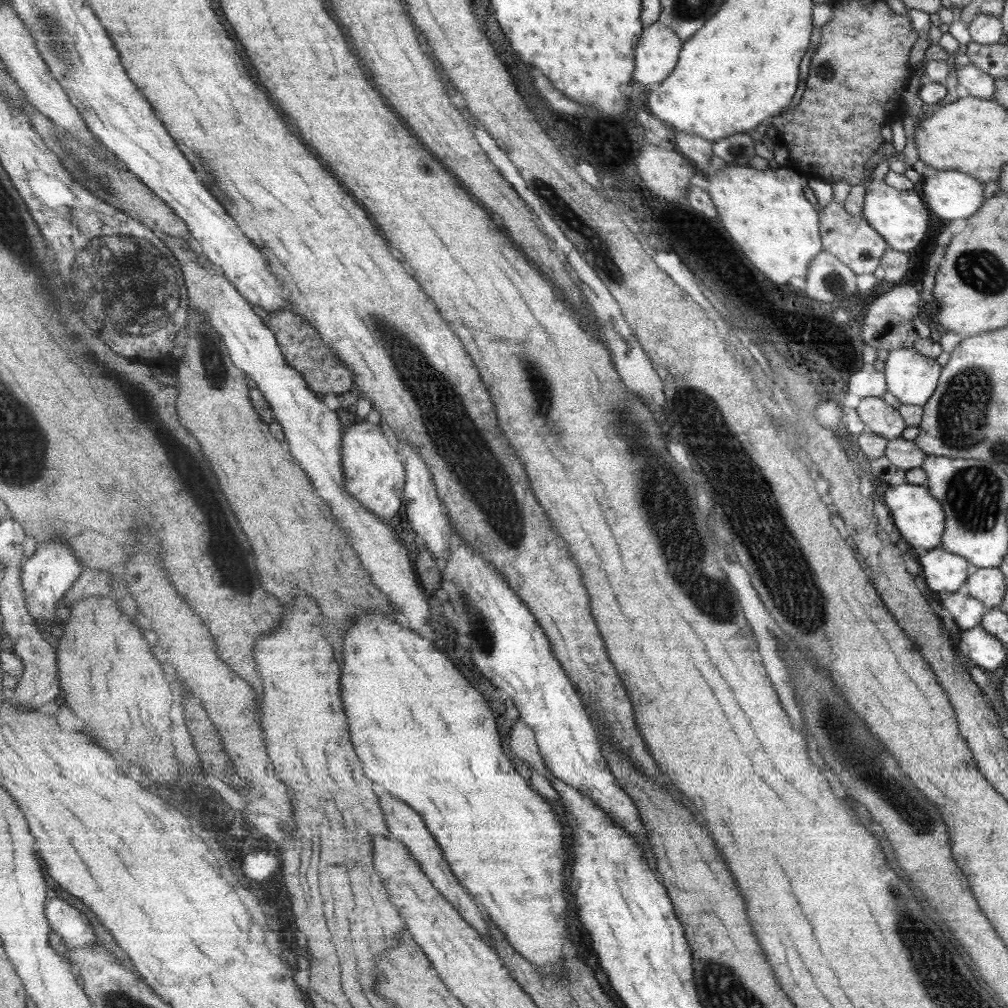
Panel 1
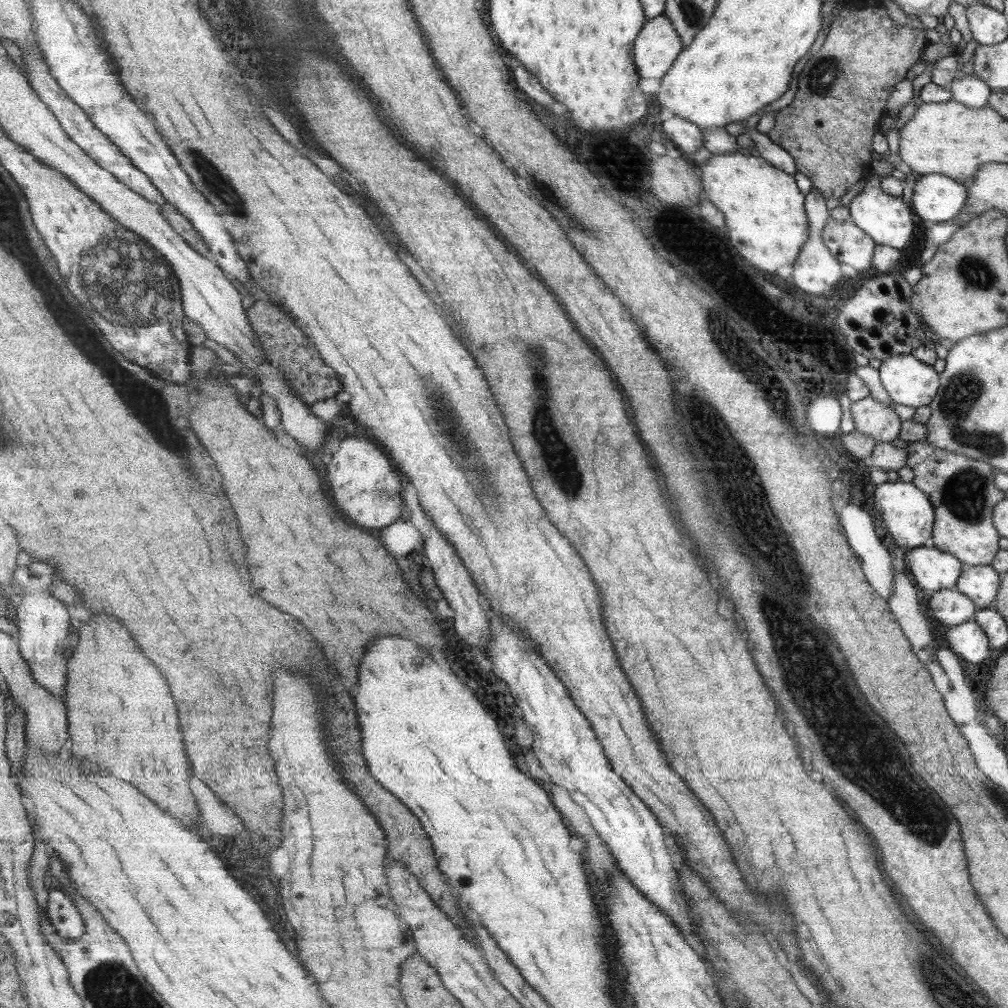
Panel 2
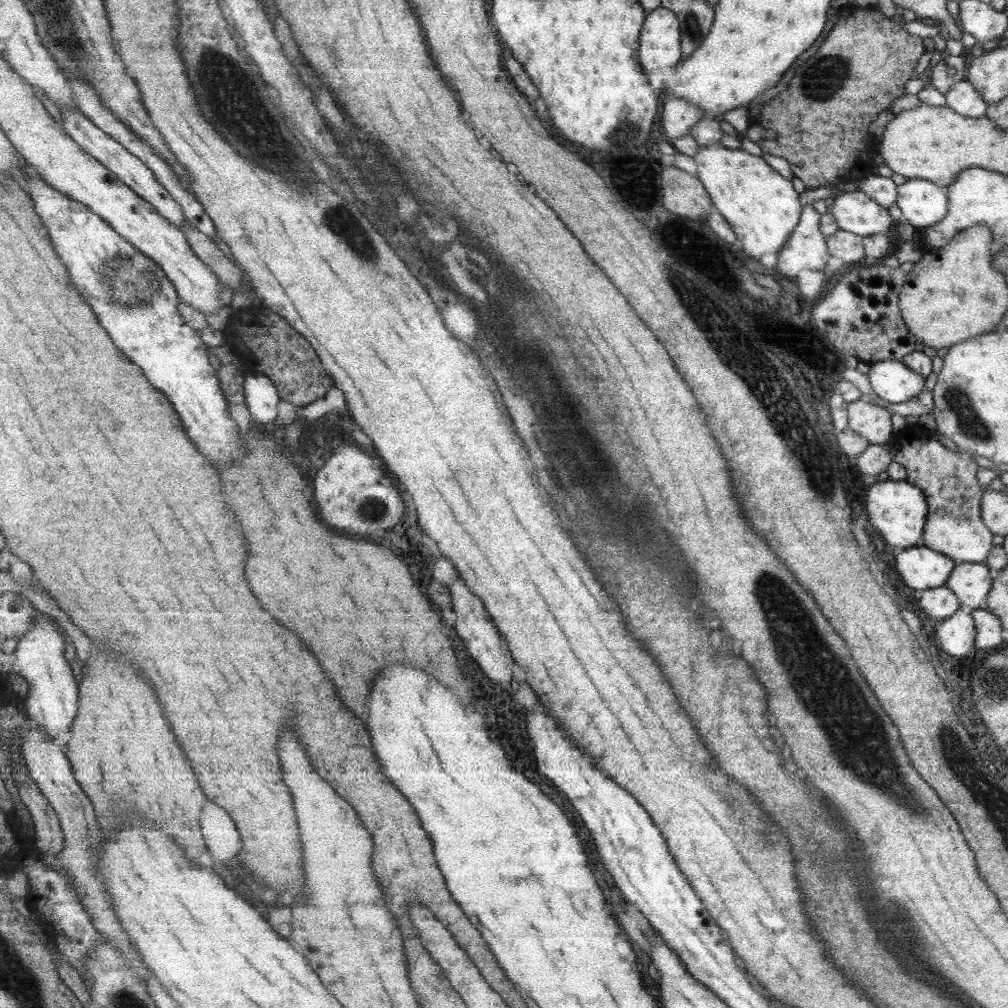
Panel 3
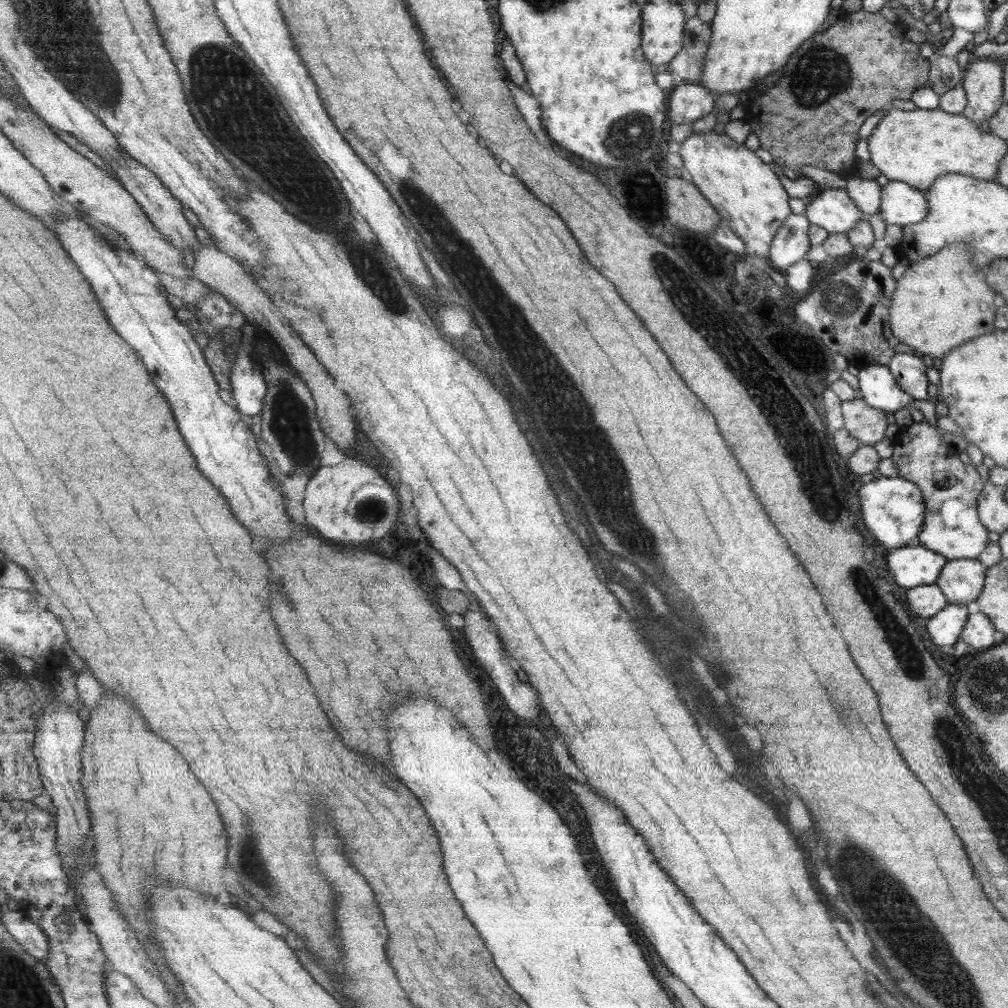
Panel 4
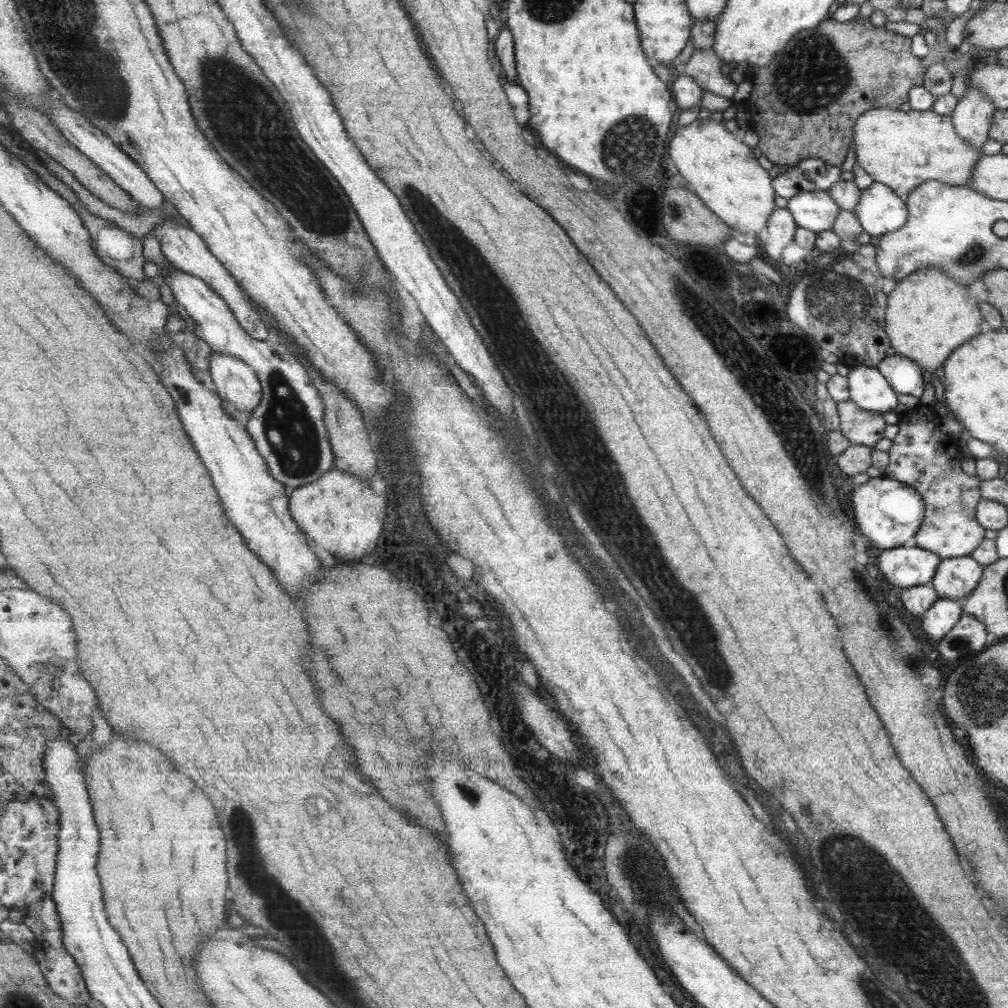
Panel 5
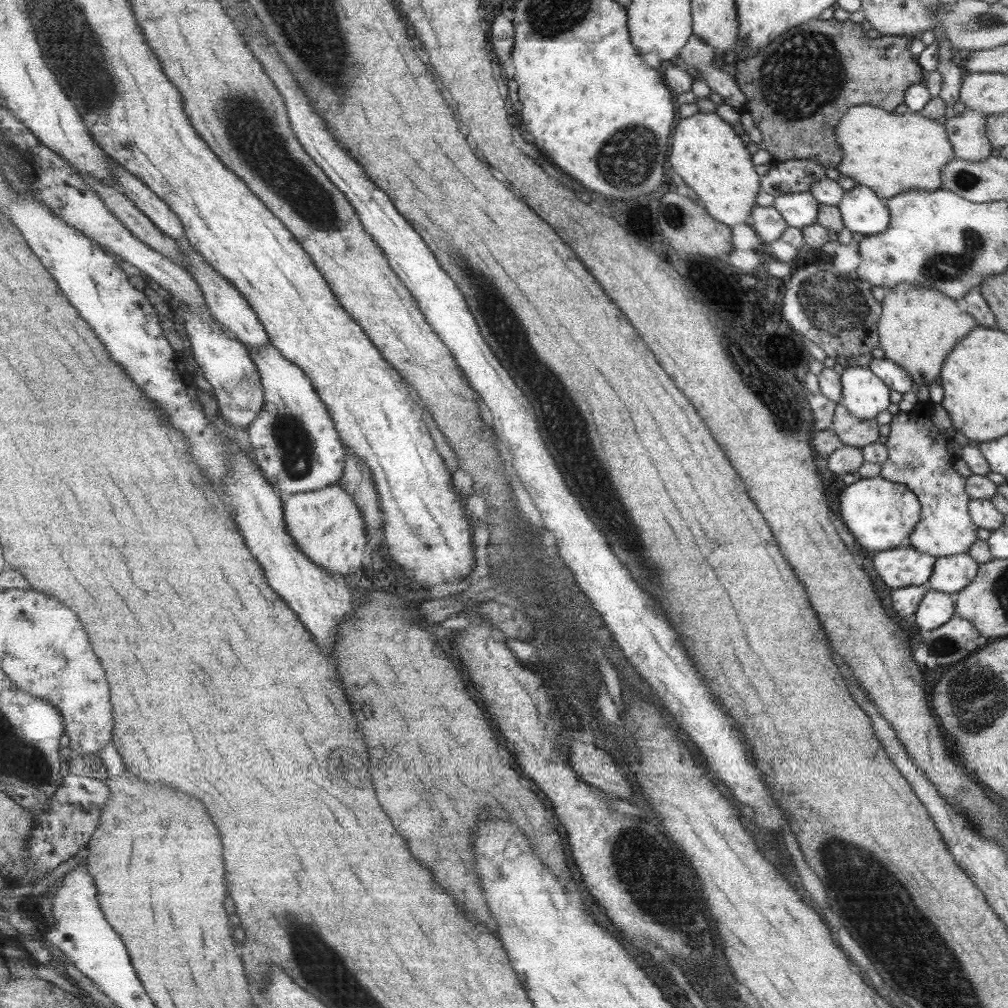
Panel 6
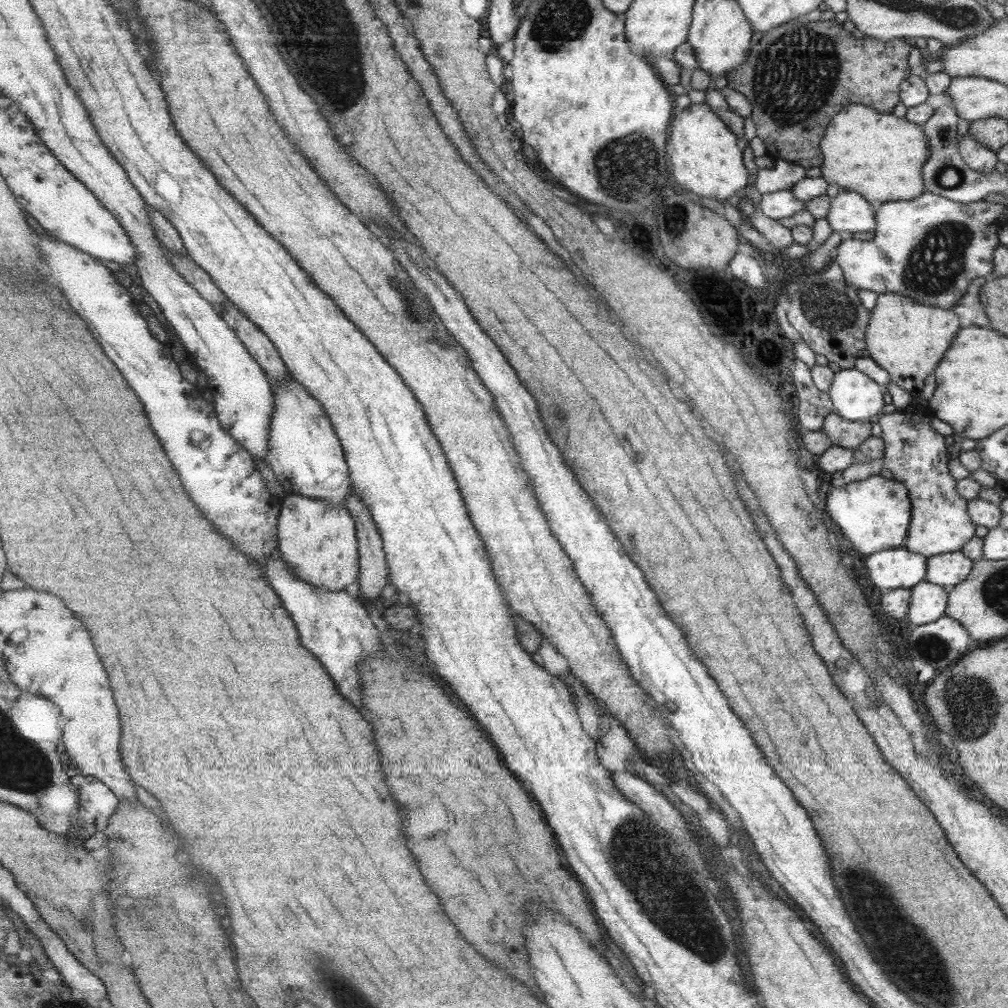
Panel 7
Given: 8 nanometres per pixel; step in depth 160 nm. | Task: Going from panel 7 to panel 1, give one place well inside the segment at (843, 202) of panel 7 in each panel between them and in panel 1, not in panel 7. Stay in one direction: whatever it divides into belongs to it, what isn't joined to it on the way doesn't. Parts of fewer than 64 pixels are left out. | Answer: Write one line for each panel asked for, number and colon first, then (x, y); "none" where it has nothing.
1: (948, 194)
2: (935, 198)
3: (921, 203)
4: (900, 204)
5: (880, 211)
6: (861, 212)

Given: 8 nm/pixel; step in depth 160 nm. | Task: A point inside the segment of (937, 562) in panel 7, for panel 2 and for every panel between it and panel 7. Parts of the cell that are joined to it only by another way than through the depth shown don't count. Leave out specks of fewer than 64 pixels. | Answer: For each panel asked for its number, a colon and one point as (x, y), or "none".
2: (980, 583)
3: (970, 582)
4: (961, 580)
5: (955, 578)
6: (950, 574)

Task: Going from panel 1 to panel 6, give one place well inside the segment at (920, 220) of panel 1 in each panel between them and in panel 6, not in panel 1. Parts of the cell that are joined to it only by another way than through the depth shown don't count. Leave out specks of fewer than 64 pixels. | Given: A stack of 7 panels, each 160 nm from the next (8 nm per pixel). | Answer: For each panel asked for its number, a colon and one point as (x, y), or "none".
2: (887, 220)
3: (853, 212)
4: (830, 209)
5: (815, 211)
6: (799, 209)

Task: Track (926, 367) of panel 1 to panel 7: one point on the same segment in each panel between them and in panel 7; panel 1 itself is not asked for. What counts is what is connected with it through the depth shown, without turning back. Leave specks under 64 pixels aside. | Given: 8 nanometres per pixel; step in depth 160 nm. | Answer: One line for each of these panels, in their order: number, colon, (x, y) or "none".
2: (908, 382)
3: (890, 380)
4: (875, 383)
5: (867, 389)
6: (862, 393)
7: (854, 397)

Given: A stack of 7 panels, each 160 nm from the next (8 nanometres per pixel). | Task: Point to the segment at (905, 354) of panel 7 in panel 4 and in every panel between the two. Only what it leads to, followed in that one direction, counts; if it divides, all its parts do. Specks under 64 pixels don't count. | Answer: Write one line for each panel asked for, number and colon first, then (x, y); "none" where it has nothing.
4: (938, 303)
5: (929, 315)
6: (917, 327)

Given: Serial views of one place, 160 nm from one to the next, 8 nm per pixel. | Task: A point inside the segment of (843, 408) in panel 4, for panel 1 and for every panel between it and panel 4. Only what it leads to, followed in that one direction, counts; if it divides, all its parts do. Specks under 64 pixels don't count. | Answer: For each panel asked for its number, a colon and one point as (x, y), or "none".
1: (882, 420)
2: (870, 417)
3: (870, 421)

